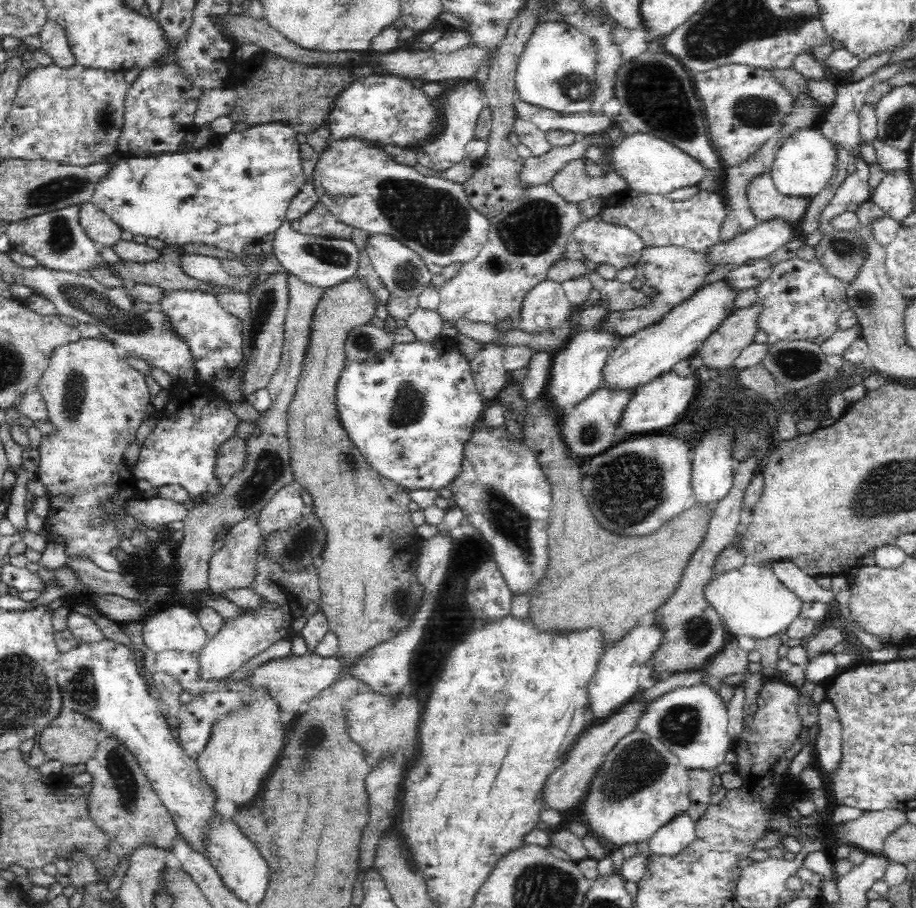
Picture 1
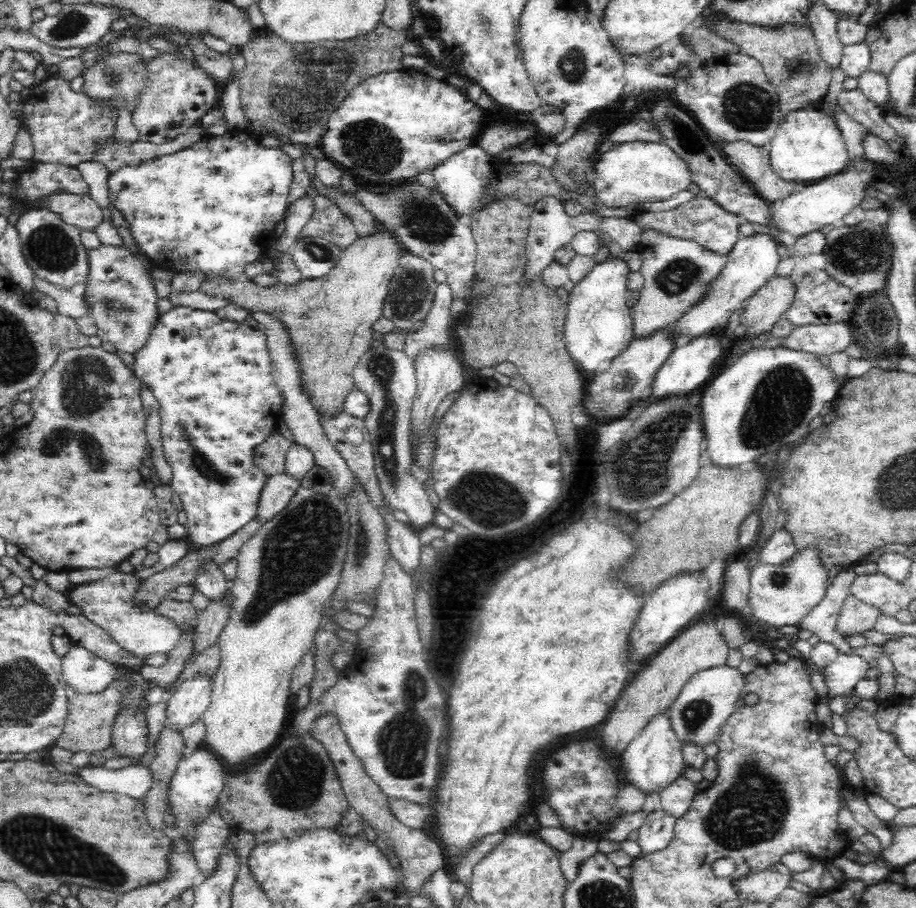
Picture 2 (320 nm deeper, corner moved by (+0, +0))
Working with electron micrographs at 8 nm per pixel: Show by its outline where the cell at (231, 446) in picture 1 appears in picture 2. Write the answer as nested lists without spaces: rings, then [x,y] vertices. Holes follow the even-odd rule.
[[[278,431],[273,432],[264,442],[253,448],[251,459],[258,471],[266,477],[274,477],[284,473],[285,456],[287,450],[293,445]]]

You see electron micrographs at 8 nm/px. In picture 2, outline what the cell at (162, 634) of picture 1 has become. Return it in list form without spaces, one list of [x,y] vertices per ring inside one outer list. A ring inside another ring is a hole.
[[[116,570],[96,581],[74,585],[67,596],[74,607],[80,607],[81,614],[106,630],[122,648],[140,659],[145,659],[149,654],[166,654],[176,648],[181,630],[175,621],[158,614],[155,610],[142,611],[134,608],[132,596],[138,590],[140,581],[141,579],[136,578],[133,573]]]

